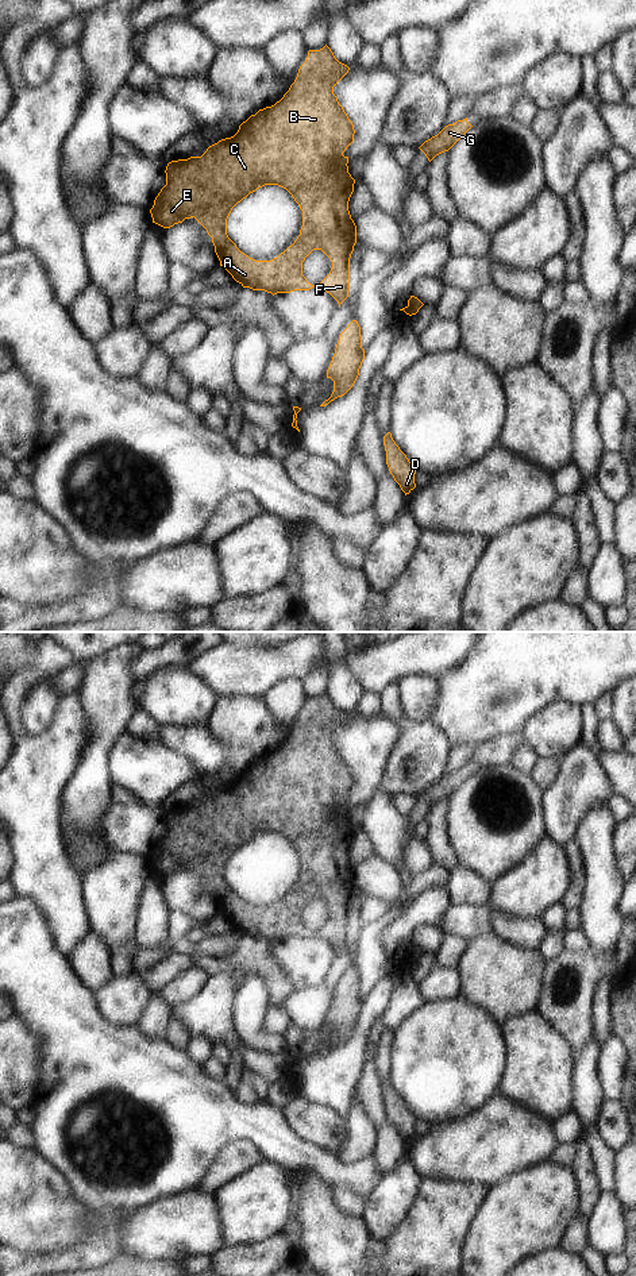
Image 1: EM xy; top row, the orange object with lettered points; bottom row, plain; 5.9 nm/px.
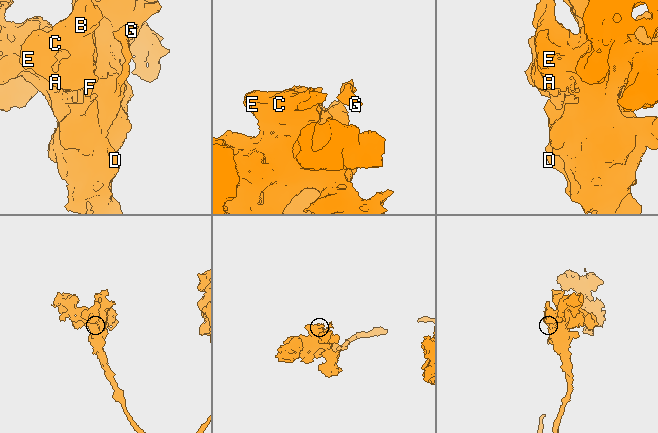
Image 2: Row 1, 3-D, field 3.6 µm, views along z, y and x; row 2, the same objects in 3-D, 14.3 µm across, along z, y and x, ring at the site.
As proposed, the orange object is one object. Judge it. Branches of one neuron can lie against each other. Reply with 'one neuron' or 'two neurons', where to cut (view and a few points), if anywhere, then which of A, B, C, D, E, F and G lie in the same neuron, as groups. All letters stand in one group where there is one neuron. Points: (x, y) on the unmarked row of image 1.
two neurons; cut in xy along (407, 955), (411, 963); A B C D E F / G

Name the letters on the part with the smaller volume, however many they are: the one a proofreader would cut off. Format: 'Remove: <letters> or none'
Remove: G

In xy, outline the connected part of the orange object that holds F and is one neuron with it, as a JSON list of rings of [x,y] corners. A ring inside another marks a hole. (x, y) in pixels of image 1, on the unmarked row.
[[[325,693],[320,698],[309,698],[308,705],[305,706],[305,710],[300,714],[297,725],[294,730],[290,733],[289,739],[284,743],[284,745],[277,749],[271,755],[266,755],[263,757],[259,757],[255,763],[251,763],[246,770],[243,770],[239,774],[238,780],[231,785],[219,789],[217,791],[209,794],[207,799],[201,805],[190,805],[188,807],[178,807],[171,809],[166,814],[166,833],[161,837],[158,844],[154,848],[154,853],[150,857],[153,871],[163,875],[170,876],[174,872],[182,871],[185,867],[194,866],[208,880],[208,883],[212,886],[212,891],[215,894],[215,901],[220,909],[220,914],[223,914],[232,926],[239,930],[243,936],[250,936],[253,938],[265,938],[267,941],[271,941],[273,944],[277,941],[290,941],[294,938],[309,938],[312,936],[319,936],[321,938],[325,938],[329,941],[339,952],[348,945],[350,938],[350,906],[354,899],[354,894],[356,891],[356,874],[354,868],[351,867],[350,859],[348,859],[348,849],[354,840],[354,832],[355,828],[348,821],[348,805],[344,805],[343,801],[347,798],[347,795],[354,790],[354,772],[348,767],[347,762],[344,760],[343,755],[339,752],[338,745],[334,743],[334,735],[348,721],[350,716],[342,710],[339,710],[331,697]],[[265,833],[278,833],[284,837],[286,837],[294,849],[300,853],[300,857],[302,859],[302,875],[300,878],[300,883],[294,888],[292,894],[289,894],[284,901],[281,901],[277,906],[271,909],[255,909],[242,901],[236,893],[228,886],[227,883],[227,867],[232,859],[232,856],[240,851],[243,847],[246,847],[250,841],[255,840],[257,837],[265,834]],[[313,898],[321,898],[332,910],[332,915],[329,922],[317,933],[312,933],[307,929],[307,926],[302,924],[302,910],[305,906],[313,899]]]

